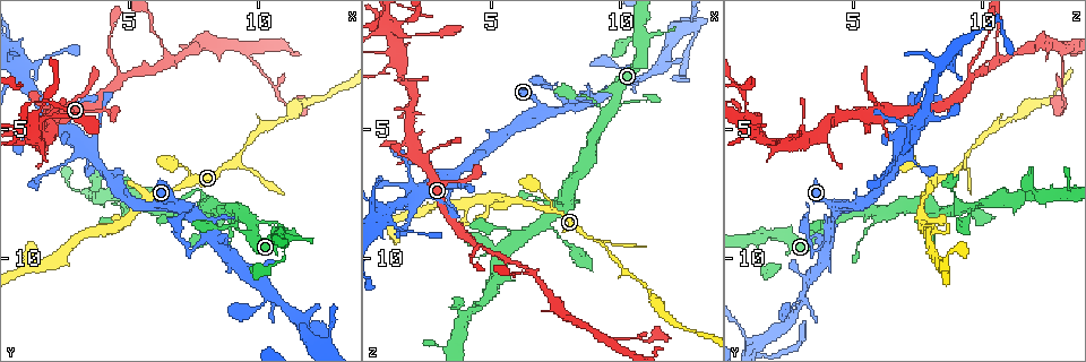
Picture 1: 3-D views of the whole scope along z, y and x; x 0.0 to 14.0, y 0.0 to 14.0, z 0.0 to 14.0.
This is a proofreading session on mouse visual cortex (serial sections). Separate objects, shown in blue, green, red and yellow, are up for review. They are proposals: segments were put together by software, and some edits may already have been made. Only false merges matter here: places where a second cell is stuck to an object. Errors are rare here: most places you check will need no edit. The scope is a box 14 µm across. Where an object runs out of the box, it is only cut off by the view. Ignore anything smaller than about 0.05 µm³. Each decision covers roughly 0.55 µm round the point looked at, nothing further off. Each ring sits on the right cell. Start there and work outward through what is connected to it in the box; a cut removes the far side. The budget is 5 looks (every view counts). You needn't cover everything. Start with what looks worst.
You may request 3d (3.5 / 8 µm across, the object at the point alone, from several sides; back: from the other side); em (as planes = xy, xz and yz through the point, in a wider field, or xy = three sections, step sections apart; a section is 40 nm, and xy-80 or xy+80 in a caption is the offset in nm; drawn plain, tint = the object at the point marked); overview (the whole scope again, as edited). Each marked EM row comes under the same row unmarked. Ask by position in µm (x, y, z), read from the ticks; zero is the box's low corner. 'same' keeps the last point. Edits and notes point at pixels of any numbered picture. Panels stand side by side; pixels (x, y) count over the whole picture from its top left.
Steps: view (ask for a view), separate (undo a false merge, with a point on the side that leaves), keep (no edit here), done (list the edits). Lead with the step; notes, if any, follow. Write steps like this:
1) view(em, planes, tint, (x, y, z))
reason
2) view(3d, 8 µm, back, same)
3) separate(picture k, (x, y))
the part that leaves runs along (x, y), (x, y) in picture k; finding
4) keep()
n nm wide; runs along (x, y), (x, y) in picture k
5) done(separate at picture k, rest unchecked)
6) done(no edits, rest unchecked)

view(3d, 3.5 µm, (8.7, 6.4, 9.2))
side arm on a straight run

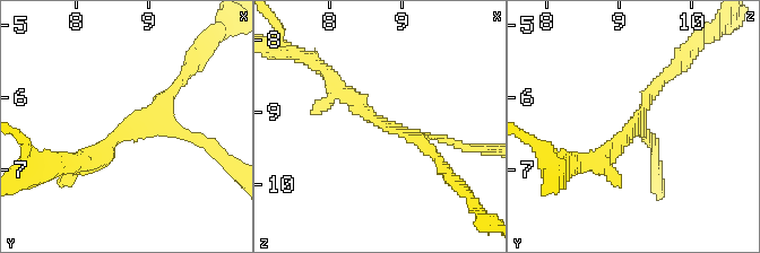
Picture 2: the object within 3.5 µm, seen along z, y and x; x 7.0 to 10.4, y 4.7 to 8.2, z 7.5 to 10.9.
view(em, xy, step 3, tint, (8.75, 6.40, 9.15))
3 arms; arms of 100, 150, 250 nm; shape alone is not enough

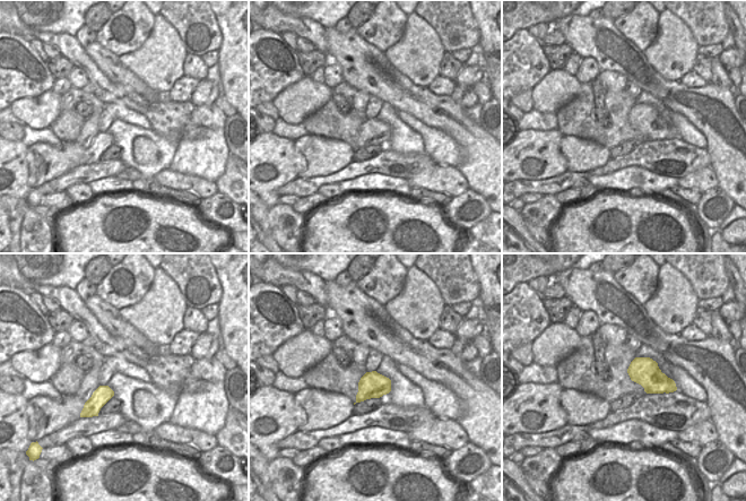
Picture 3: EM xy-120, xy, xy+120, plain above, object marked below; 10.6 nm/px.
keep()
runs along (78, 162), (100, 158), (182, 78) in picture 2; one cell here

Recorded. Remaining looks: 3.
view(3d, 3.5 µm, back, (7.6, 9.5, 3.9))
thick turns thin

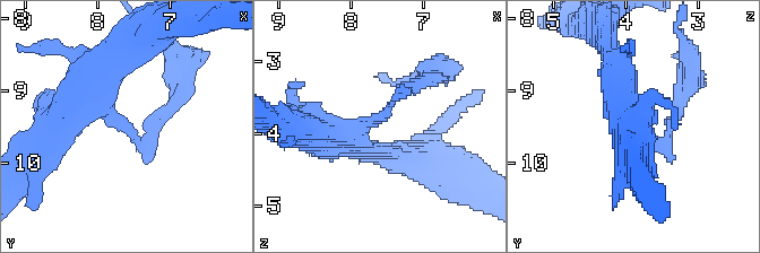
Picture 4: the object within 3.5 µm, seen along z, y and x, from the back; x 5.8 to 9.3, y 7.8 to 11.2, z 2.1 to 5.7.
view(em, xy, step 5, tint, (7.65, 9.50, 3.80))
arms of 150, 500 nm; need the tissue

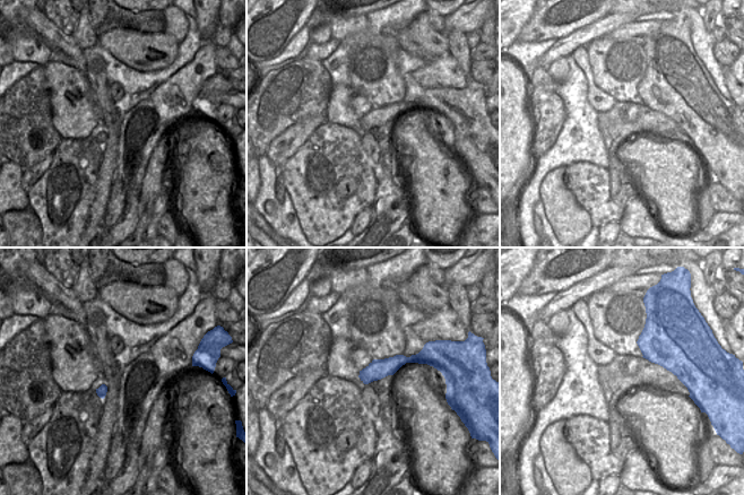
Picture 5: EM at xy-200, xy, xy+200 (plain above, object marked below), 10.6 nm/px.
view(em, xy, step 2, tint, same)

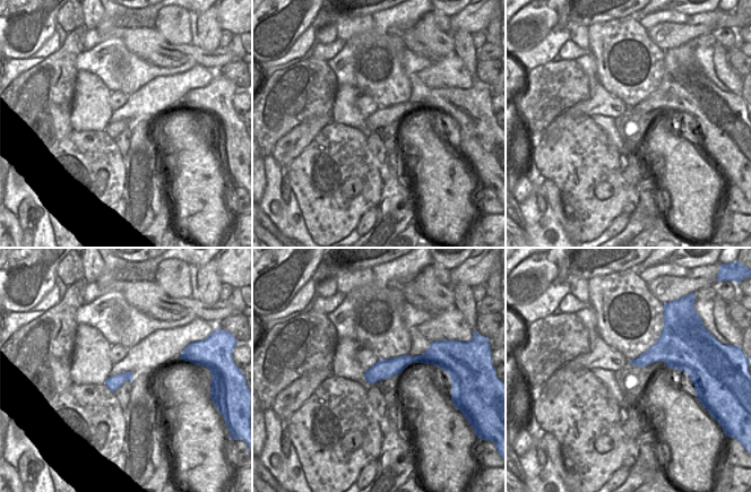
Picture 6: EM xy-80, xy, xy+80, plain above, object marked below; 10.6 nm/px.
keep()
runs along (424, 356), (368, 376) in picture 6; continuous, no second cell

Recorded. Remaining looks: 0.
done(no edits, rest unchecked)

